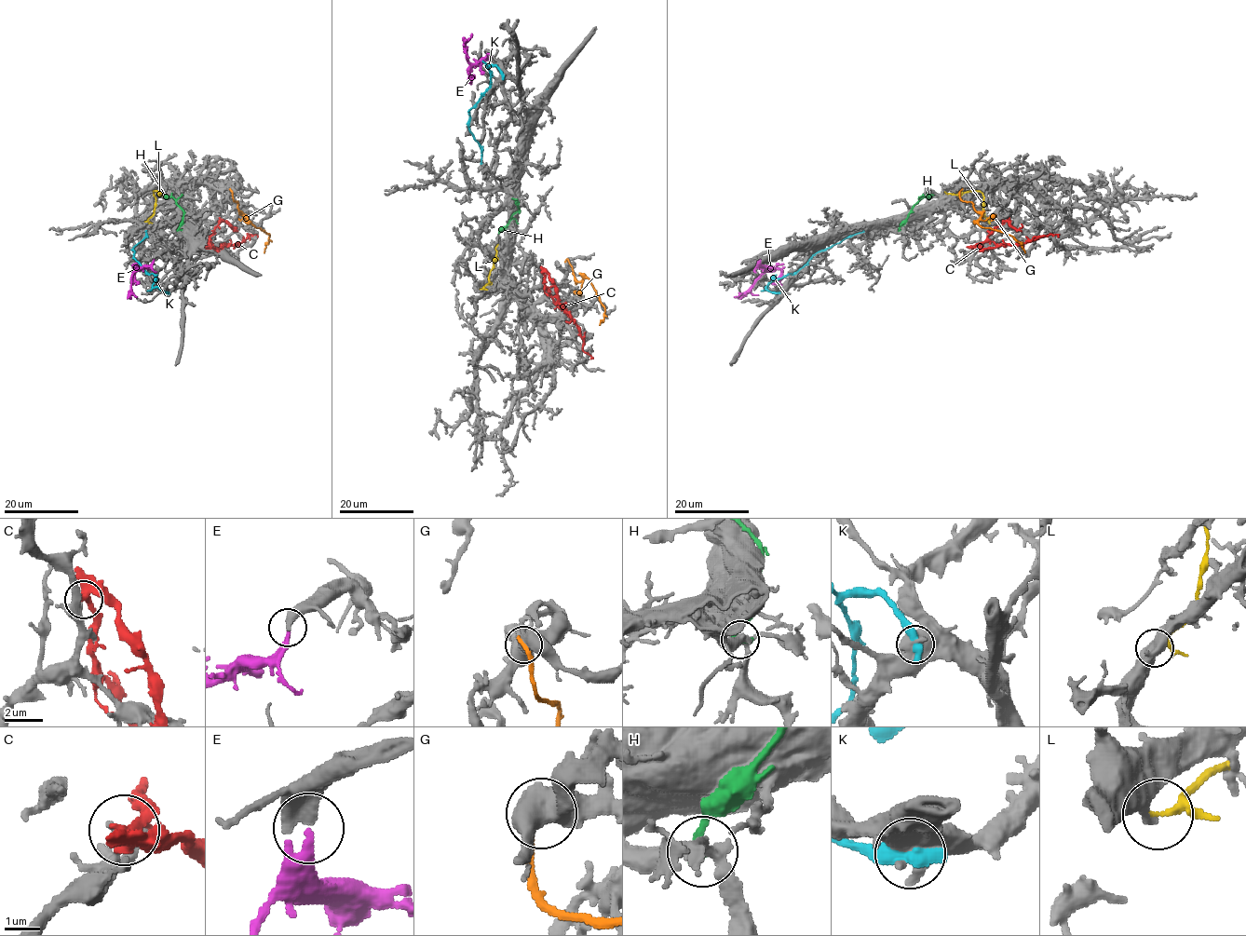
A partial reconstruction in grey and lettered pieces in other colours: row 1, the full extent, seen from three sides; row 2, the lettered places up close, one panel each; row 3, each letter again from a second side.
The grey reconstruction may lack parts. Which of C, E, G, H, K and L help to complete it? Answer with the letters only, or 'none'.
E

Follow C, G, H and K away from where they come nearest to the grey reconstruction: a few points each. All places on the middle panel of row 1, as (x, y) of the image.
C: (542, 273), (545, 272), (553, 284), (559, 305), (575, 325), (583, 342), (582, 350), (592, 357)
G: (565, 261), (577, 281), (589, 280), (604, 311), (599, 325)
H: (514, 199), (518, 210), (498, 234)
K: (502, 75), (494, 65), (487, 67), (490, 85), (468, 111), (468, 127), (480, 149), (481, 164)

